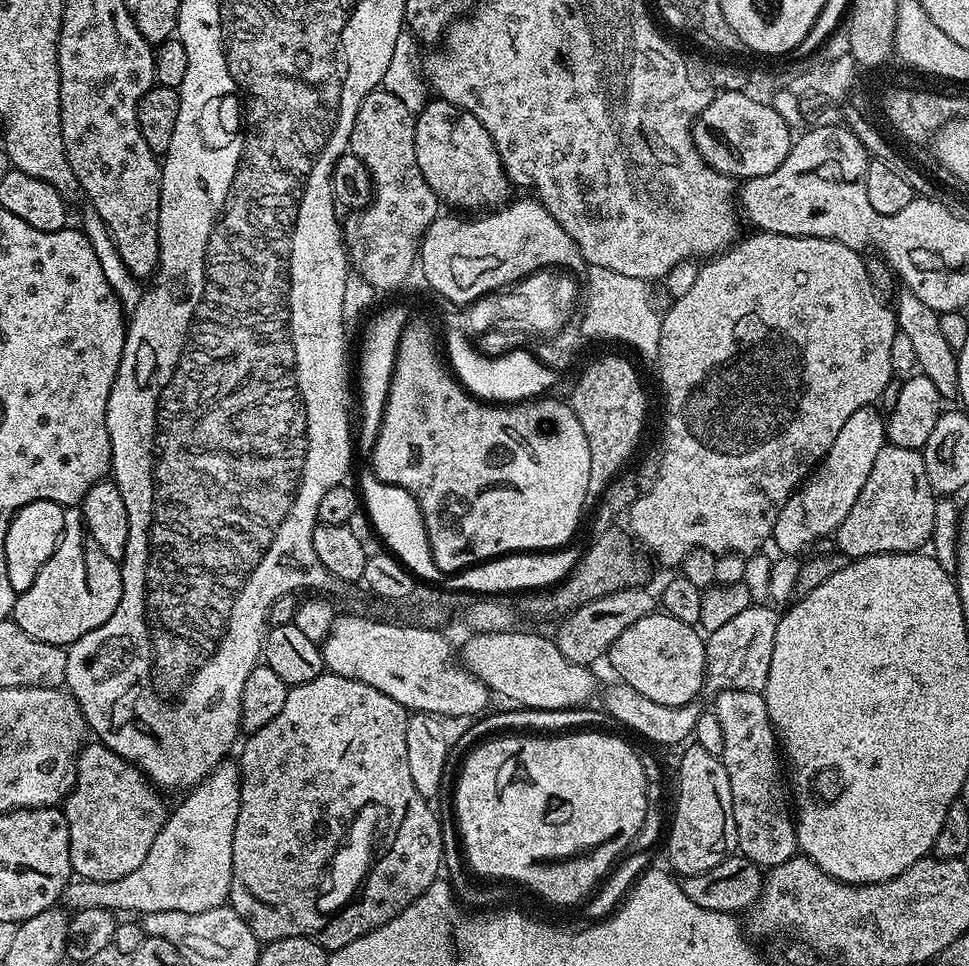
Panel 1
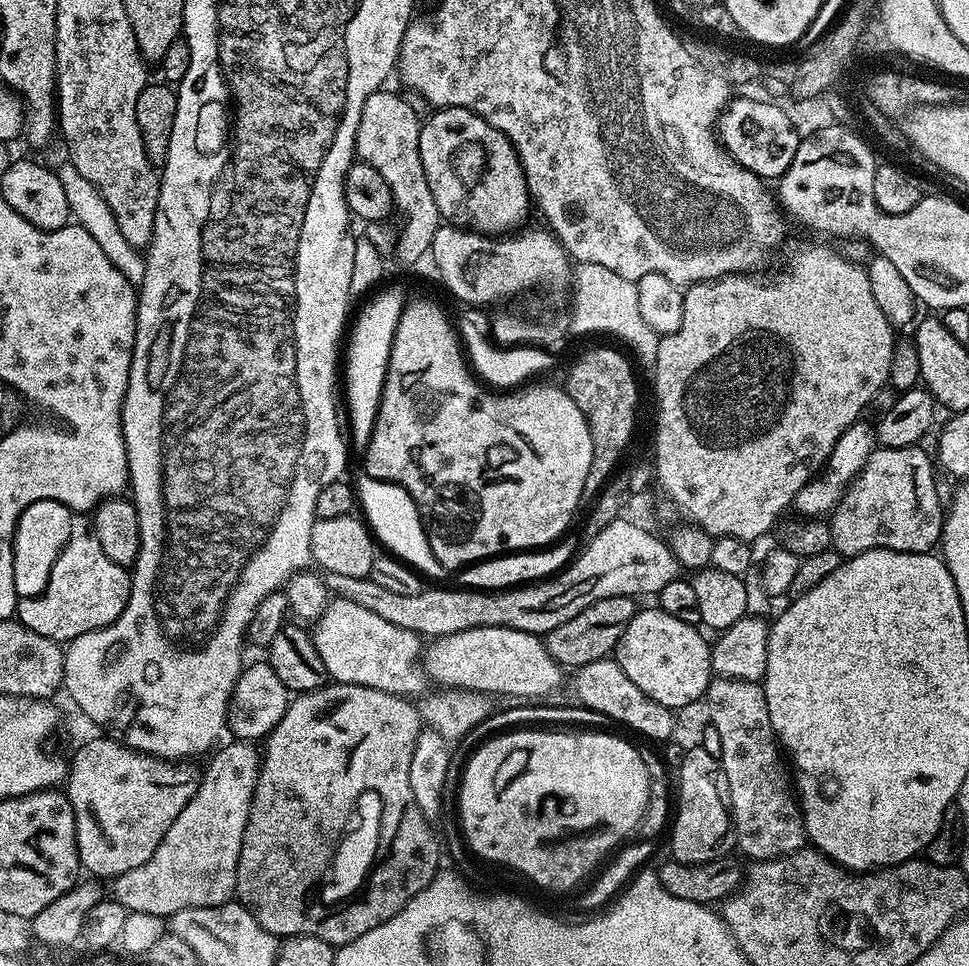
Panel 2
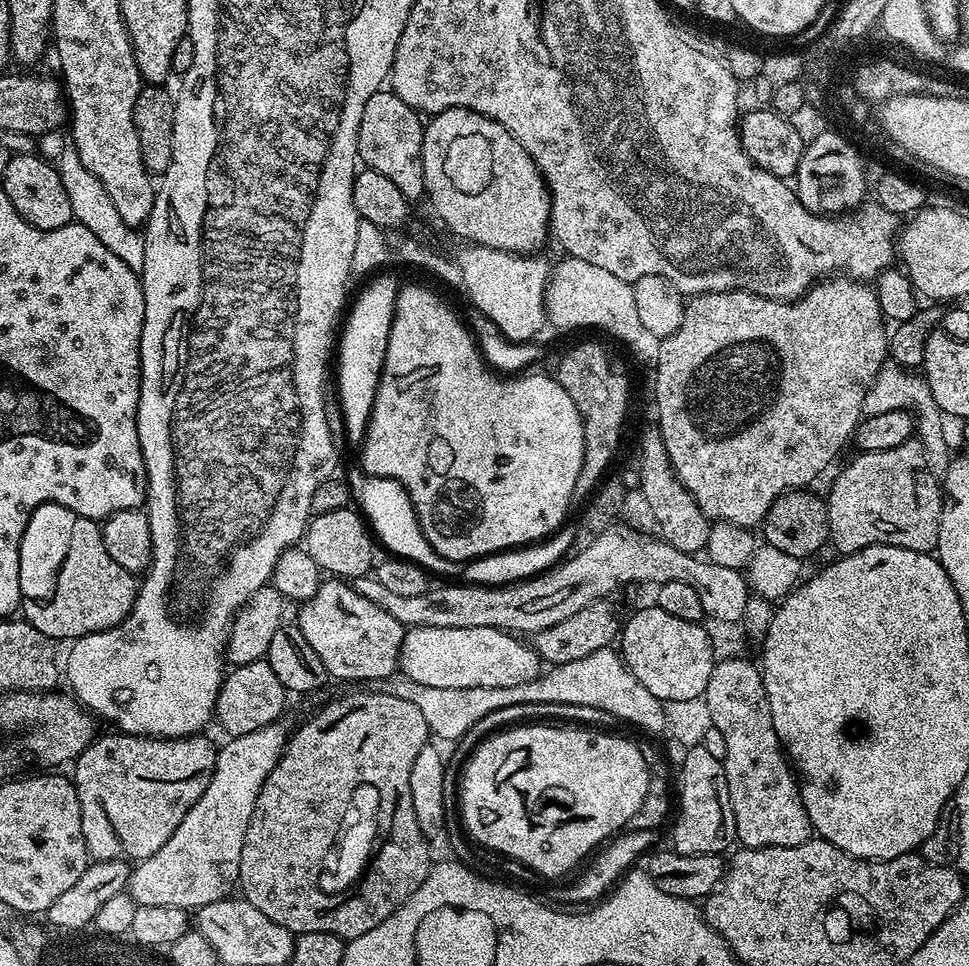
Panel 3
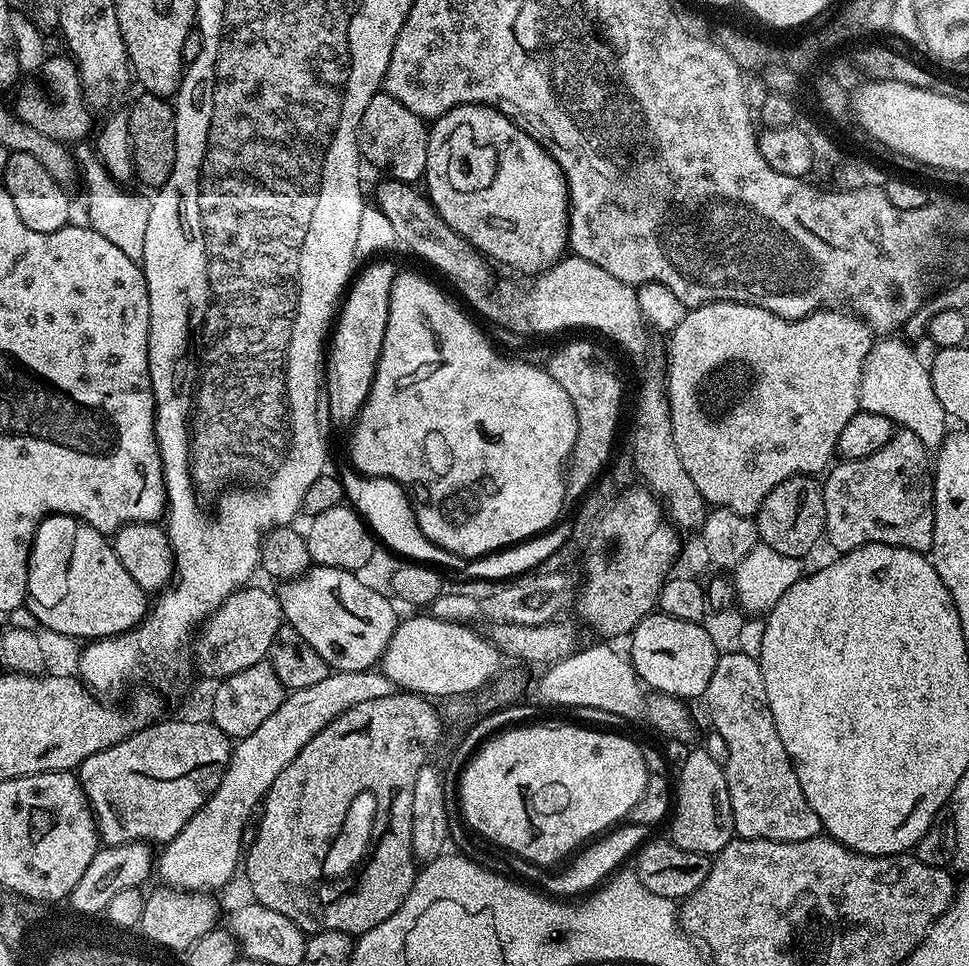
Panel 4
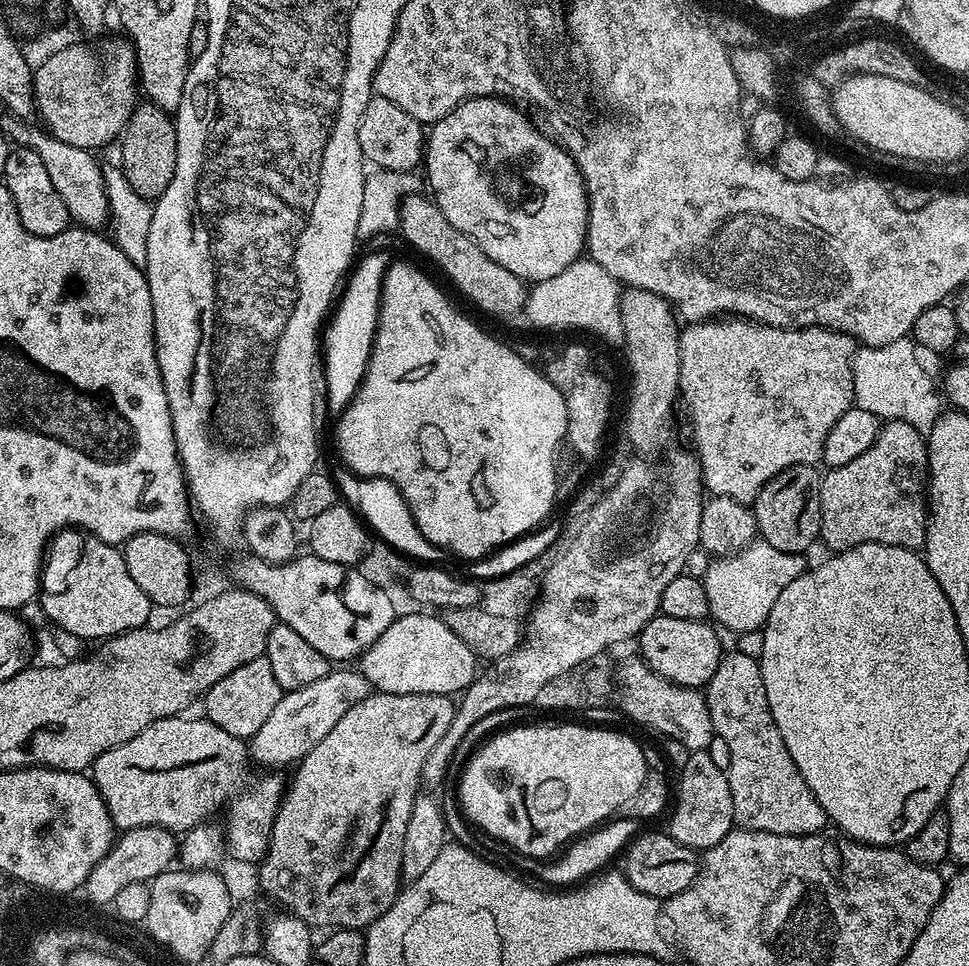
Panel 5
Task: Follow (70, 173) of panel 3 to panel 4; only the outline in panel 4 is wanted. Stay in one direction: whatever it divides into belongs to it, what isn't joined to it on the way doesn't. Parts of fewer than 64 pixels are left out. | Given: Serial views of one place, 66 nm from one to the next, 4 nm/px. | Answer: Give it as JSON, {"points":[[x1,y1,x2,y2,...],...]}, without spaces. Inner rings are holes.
{"points":[[78,142,72,148,73,159,78,163,80,182,84,184,86,214,89,227,102,234,131,261,141,263,144,258,146,225,151,199,146,195,130,194,105,170,95,147,88,142]]}

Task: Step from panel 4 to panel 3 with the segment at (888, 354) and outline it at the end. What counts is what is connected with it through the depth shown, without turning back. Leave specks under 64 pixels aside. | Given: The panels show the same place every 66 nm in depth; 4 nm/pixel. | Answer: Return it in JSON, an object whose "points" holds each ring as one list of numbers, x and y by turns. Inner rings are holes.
{"points":[[888,364,881,368,877,383,873,384,866,394,863,402,863,413,867,416,874,414,886,414,893,410,909,409,916,413,917,431,916,436,923,446,926,466,929,467,930,474,937,480,942,480,948,473,952,461,950,446,944,432,942,413,934,402,933,395,927,383,915,373,908,371,896,364]]}

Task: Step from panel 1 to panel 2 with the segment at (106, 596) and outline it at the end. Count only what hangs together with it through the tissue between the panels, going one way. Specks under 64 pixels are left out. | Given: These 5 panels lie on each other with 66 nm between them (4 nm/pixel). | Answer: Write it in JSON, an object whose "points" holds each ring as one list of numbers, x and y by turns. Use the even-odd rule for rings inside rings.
{"points":[[76,514,72,517,70,538,50,570,44,593,23,597,16,605,16,616,21,624,34,630,34,634,67,642,113,624,122,610,129,607,131,598,132,578,129,569,106,558,102,546,98,546,95,531,90,527,89,517]]}

